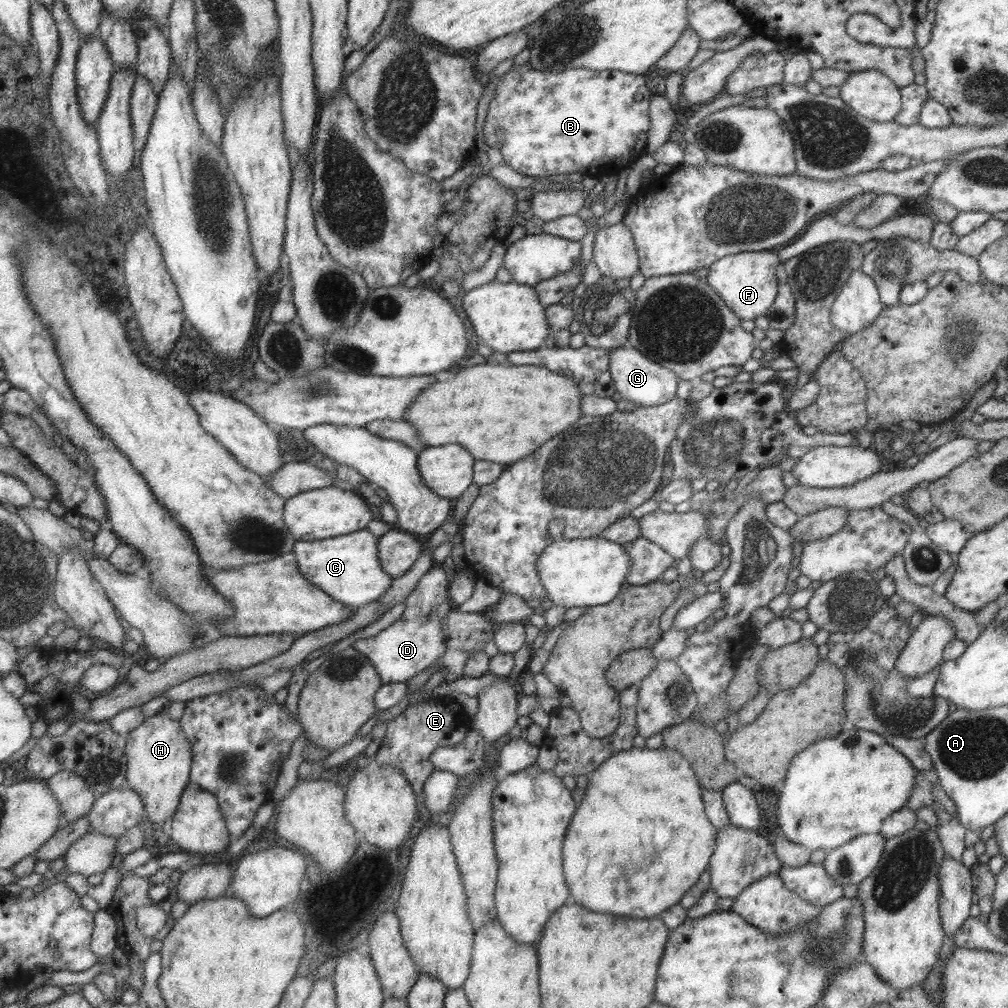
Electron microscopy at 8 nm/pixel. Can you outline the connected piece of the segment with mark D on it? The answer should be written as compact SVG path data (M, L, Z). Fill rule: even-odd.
M435 563L407 597L406 609L401 618L376 636L357 639L351 644L372 662L383 684L406 683L421 670L430 668L444 654L447 638L442 631L442 622L446 620L448 612L457 608L450 600L449 580L446 568Z

